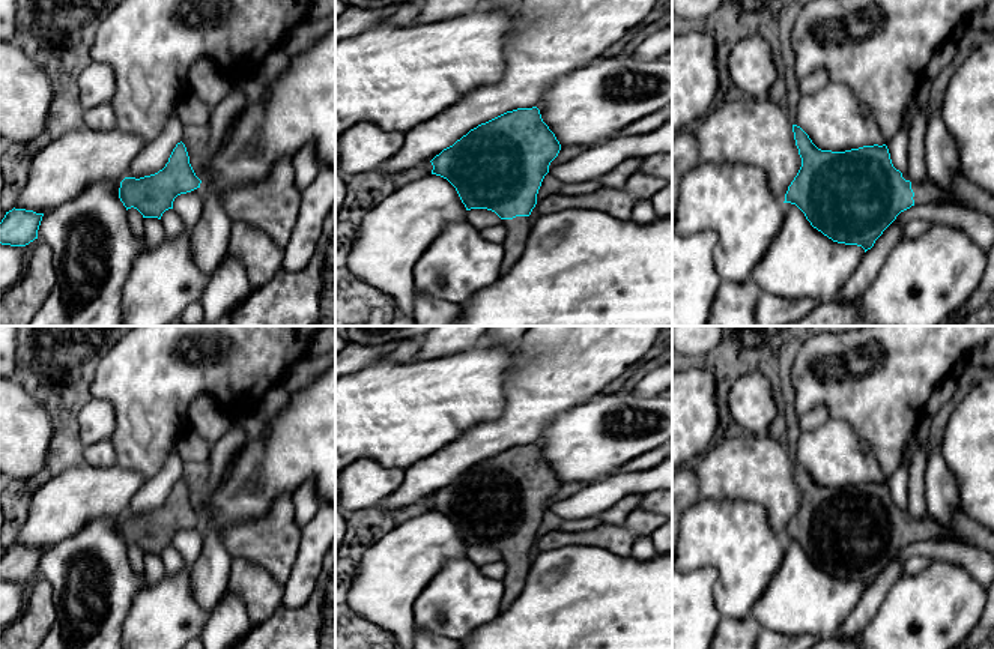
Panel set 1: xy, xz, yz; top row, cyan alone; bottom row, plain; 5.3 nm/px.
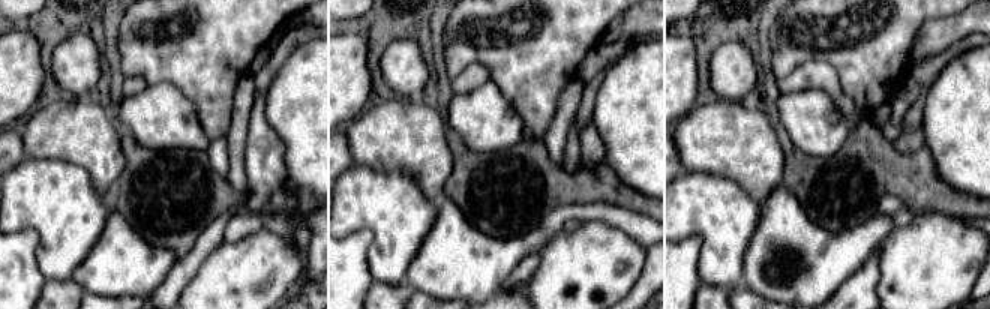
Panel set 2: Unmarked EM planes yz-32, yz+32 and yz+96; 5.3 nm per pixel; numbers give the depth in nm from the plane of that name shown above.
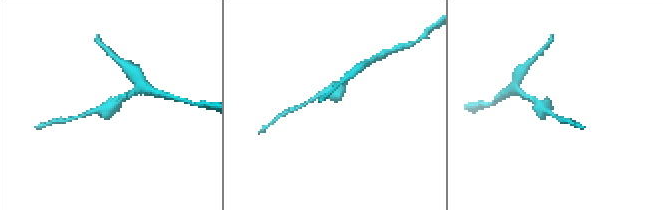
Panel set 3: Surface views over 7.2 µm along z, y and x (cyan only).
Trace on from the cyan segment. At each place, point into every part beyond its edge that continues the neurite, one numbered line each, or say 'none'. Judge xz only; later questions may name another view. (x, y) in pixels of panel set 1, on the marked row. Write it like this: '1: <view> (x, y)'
1: xz (518, 230)

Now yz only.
1: yz (963, 191)

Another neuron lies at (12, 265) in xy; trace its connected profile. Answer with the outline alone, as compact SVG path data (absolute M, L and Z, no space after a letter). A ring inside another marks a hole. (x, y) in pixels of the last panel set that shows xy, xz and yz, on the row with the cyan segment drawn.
M0 243L0 296L21 279L26 266L21 246Z

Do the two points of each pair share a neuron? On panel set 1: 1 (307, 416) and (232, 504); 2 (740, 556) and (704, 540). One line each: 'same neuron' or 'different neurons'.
1: same neuron
2: same neuron

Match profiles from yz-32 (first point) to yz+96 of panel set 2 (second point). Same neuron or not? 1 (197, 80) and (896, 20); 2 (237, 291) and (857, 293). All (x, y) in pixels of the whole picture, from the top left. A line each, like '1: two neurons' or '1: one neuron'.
1: one neuron
2: two neurons

